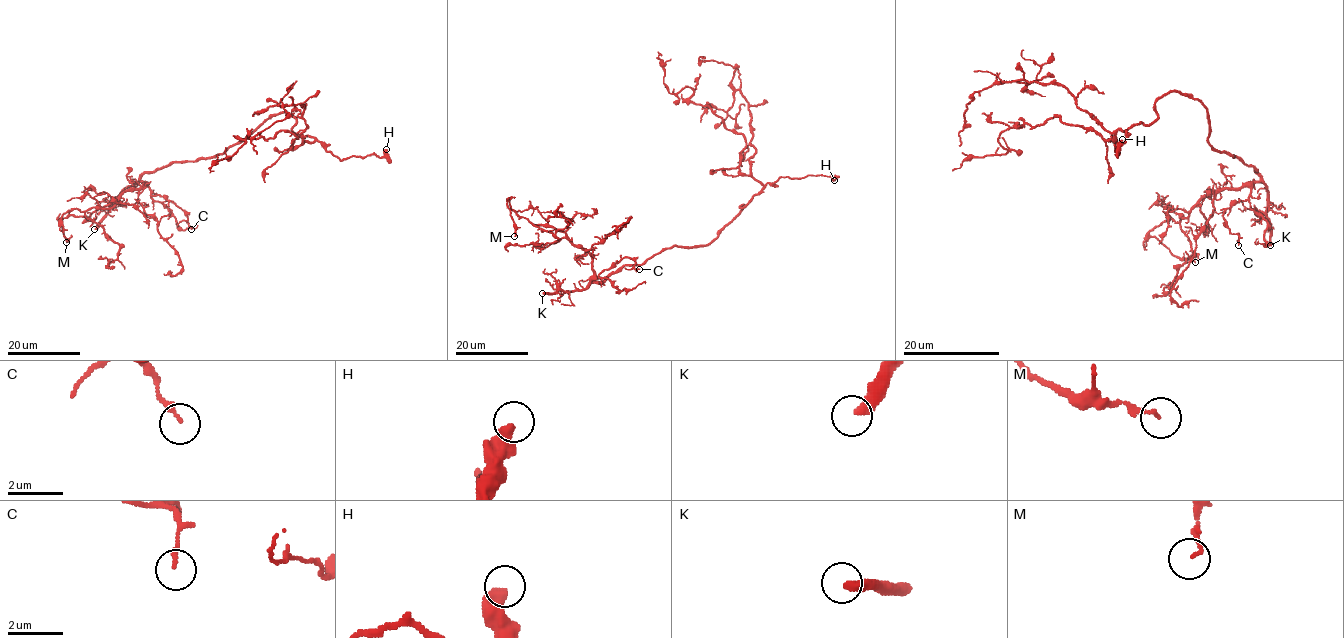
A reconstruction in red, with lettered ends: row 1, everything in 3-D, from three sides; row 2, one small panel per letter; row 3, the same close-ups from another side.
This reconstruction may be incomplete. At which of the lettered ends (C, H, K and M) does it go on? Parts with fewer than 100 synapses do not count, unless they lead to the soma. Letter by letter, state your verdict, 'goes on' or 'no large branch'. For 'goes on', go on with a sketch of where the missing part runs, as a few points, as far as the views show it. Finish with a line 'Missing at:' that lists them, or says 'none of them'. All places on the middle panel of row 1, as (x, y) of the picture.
C: no large branch
H: no large branch
K: goes on; missing branch runs (542, 293), (516, 277), (523, 264), (519, 249), (574, 202), (574, 177), (542, 148), (450, 113)
M: no large branch
Missing at: K

